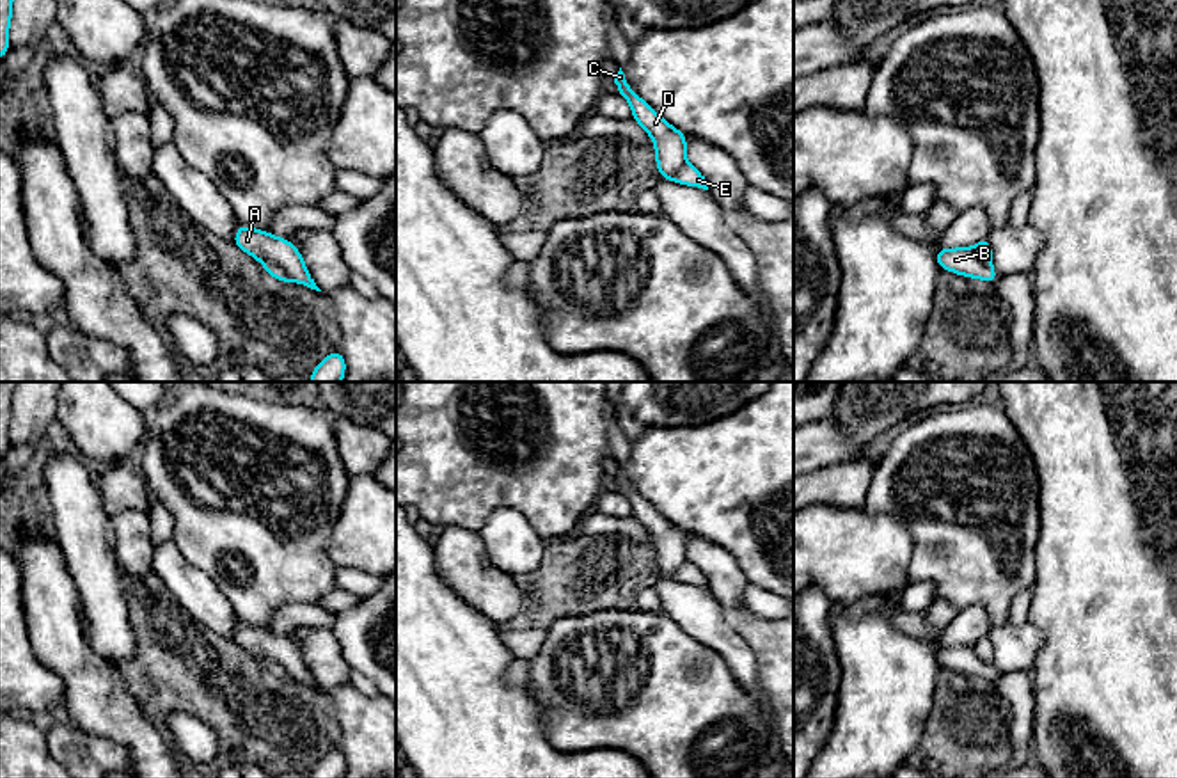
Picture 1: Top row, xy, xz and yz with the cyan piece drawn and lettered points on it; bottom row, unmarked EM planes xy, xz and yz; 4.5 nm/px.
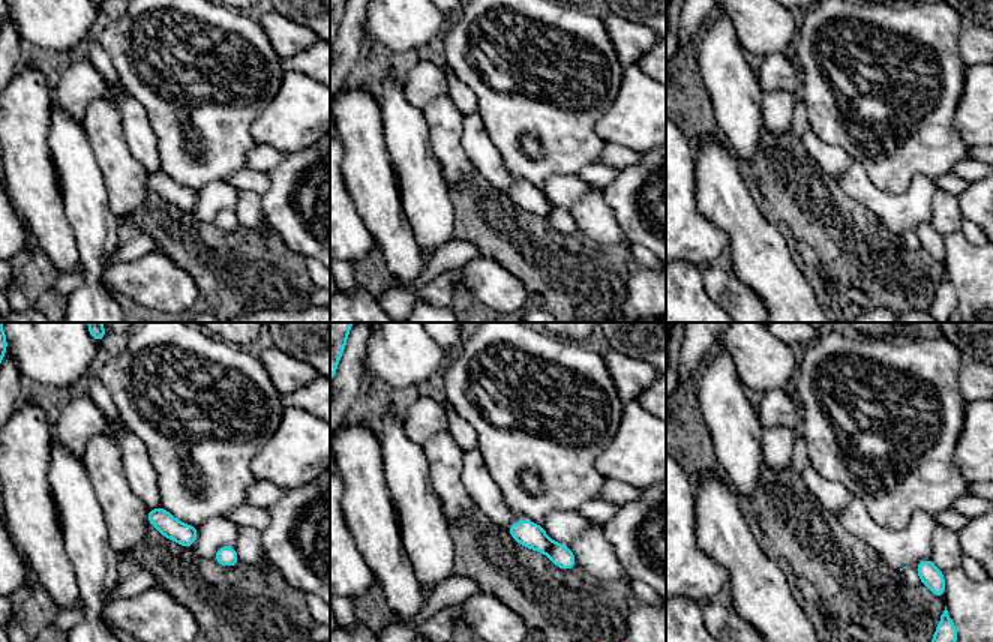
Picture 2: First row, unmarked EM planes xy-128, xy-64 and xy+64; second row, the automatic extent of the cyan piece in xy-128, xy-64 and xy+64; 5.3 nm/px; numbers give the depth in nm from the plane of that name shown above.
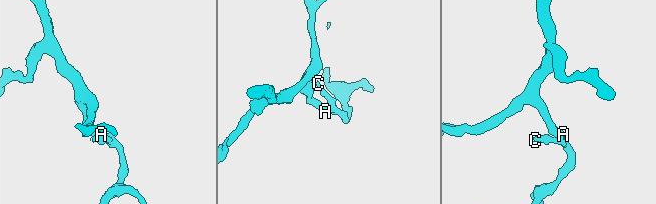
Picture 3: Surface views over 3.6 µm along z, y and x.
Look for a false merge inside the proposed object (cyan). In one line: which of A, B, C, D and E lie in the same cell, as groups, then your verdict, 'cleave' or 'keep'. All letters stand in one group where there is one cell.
groups A E / B C D; cleave

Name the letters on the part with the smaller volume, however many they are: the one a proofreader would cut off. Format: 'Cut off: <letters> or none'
Cut off: B, C, D

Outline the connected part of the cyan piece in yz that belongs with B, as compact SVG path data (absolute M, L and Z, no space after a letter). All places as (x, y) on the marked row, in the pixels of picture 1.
M937 247L936 261L941 270L950 270L957 275L966 275L973 279L983 279L985 282L994 284L999 277L998 272L991 265L983 265L973 249L959 247L959 249L941 249Z

